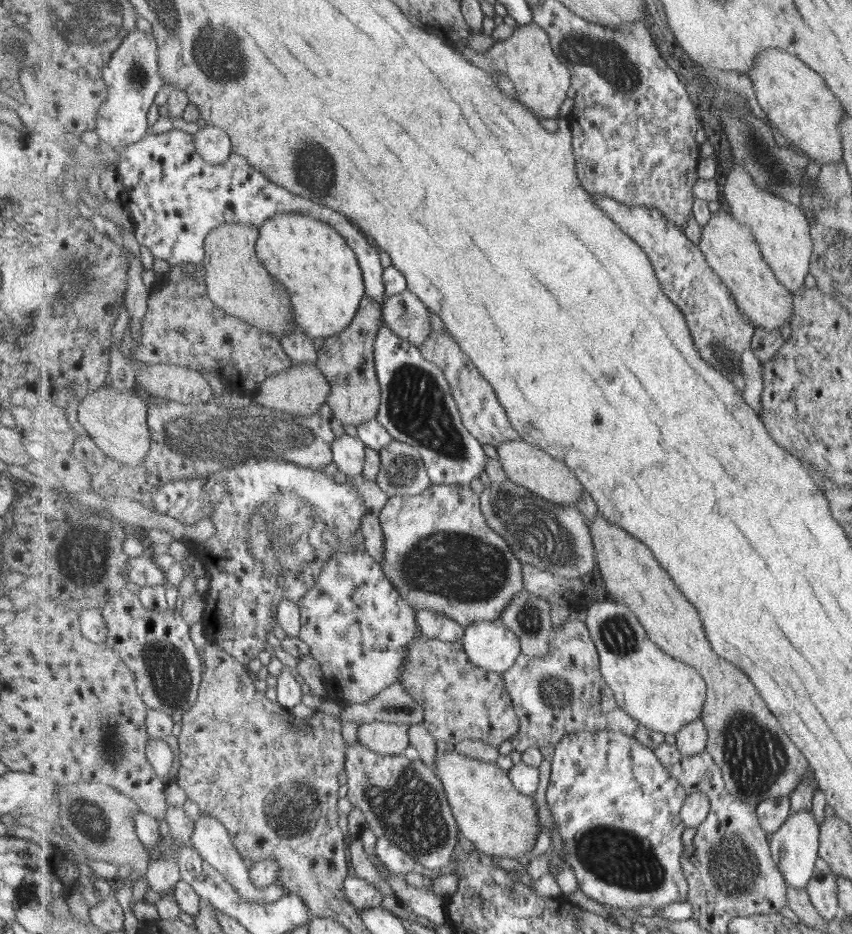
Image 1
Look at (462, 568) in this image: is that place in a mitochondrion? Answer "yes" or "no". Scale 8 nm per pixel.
yes

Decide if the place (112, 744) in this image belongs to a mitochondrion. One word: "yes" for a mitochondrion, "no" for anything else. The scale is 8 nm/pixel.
yes

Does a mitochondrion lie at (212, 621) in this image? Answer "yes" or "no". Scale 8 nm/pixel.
no

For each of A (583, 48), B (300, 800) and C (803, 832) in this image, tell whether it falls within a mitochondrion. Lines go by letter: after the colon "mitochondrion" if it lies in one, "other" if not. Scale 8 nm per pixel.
A: mitochondrion
B: mitochondrion
C: other

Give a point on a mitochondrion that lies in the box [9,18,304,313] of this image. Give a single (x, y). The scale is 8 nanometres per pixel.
(138, 75)

